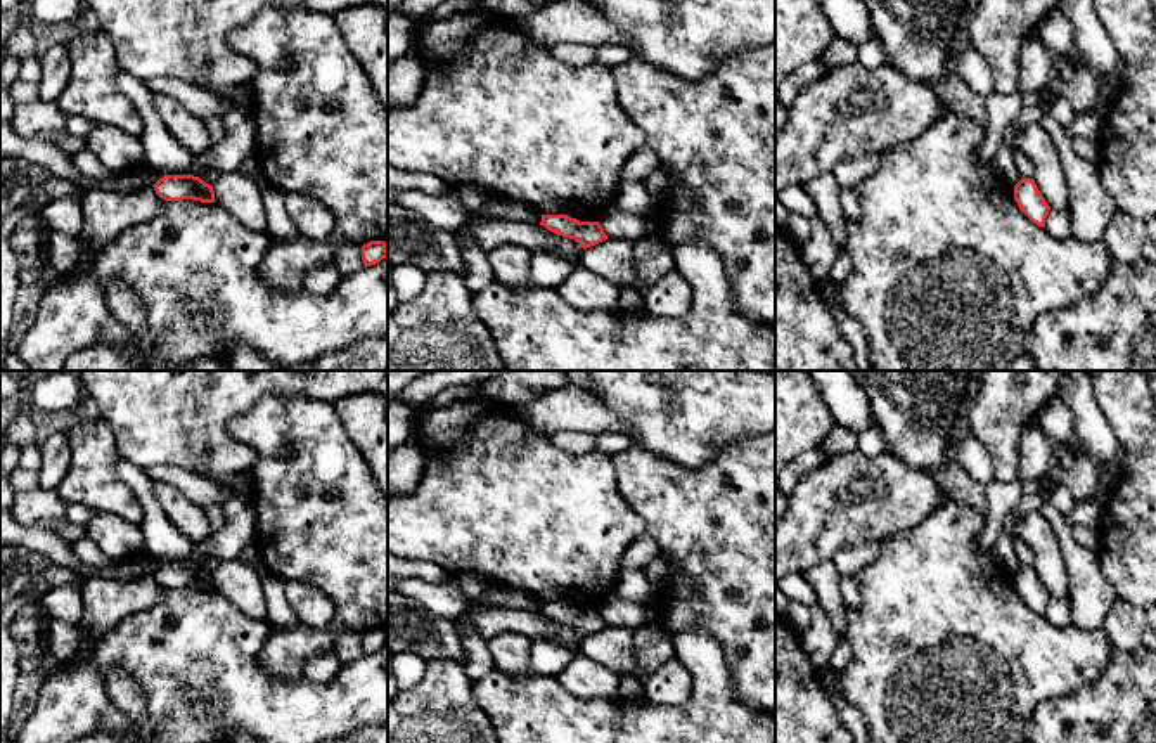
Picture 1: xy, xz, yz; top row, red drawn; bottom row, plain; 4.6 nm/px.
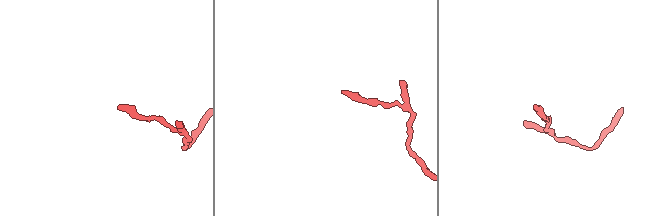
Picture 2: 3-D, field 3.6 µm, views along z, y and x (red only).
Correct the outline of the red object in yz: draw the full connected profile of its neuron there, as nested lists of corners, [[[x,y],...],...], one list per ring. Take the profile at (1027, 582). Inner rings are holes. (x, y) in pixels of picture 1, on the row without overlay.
[[[1021,566],[1014,573],[1014,589],[1033,611],[1037,611],[1038,615],[1045,615],[1045,606],[1050,594],[1040,582],[1033,566]]]

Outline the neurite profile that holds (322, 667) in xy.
[[[331,649],[310,656],[303,665],[303,675],[315,682],[329,682],[339,674],[341,667],[336,651]]]

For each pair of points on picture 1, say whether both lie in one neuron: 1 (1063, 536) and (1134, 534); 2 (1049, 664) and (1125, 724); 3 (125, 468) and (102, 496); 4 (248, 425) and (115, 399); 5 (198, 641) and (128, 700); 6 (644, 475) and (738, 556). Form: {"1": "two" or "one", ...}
{"1": "two", "2": "two", "3": "two", "4": "two", "5": "two", "6": "one"}

